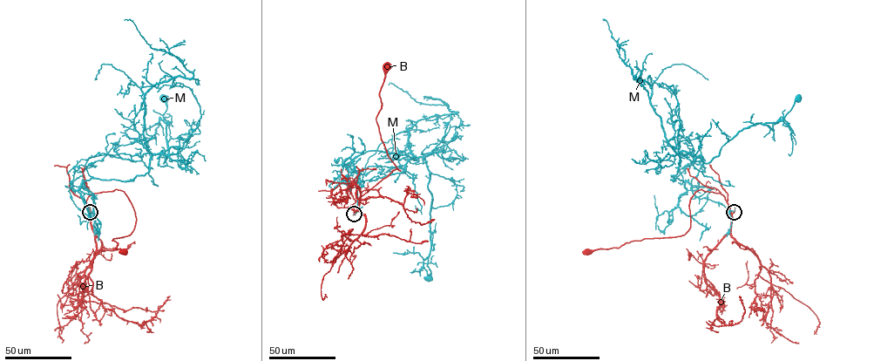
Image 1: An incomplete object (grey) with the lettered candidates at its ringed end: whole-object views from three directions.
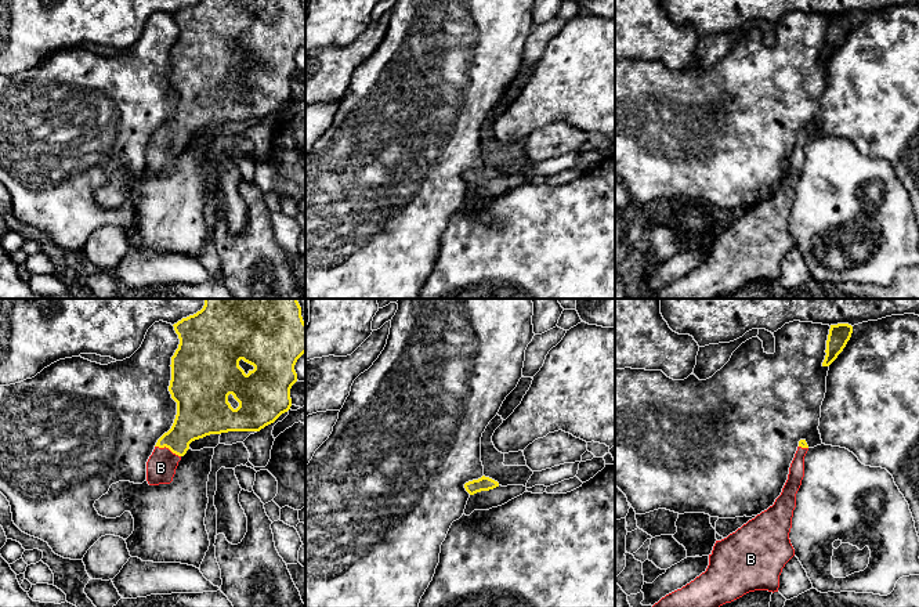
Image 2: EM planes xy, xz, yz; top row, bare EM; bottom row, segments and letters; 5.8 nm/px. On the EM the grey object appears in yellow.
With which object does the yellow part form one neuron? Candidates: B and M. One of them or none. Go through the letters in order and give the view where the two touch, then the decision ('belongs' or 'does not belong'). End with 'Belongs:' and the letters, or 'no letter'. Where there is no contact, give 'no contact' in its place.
B: meets yellow in xy; belongs
M: no contact; does not belong
Belongs: B

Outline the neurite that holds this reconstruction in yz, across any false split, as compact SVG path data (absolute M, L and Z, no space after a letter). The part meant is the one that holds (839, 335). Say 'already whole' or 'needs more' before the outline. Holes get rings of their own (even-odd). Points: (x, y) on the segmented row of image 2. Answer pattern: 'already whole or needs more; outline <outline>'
already whole; outline M849 324L831 325L822 366L829 366L837 358L850 340L851 333L853 326Z

